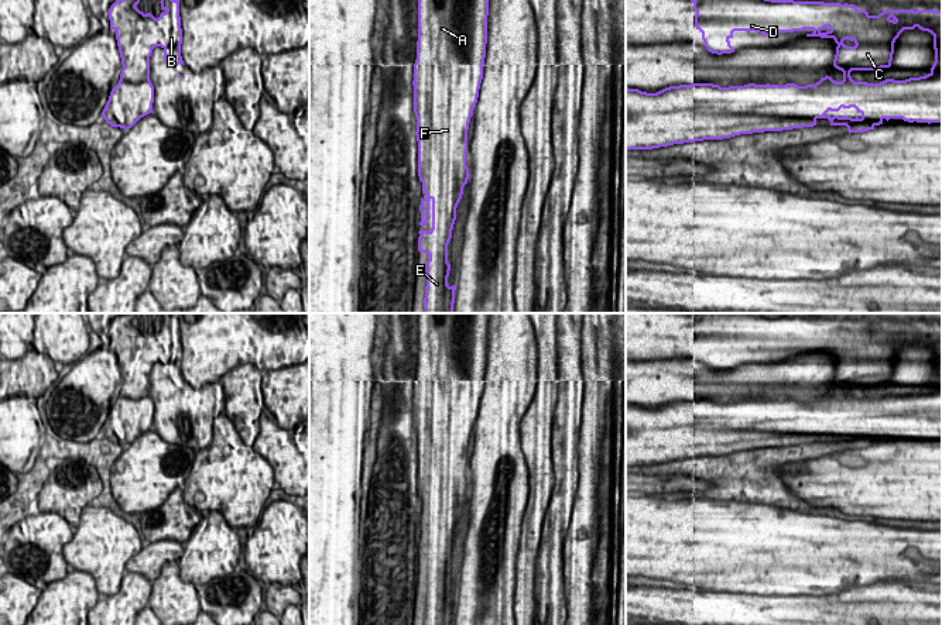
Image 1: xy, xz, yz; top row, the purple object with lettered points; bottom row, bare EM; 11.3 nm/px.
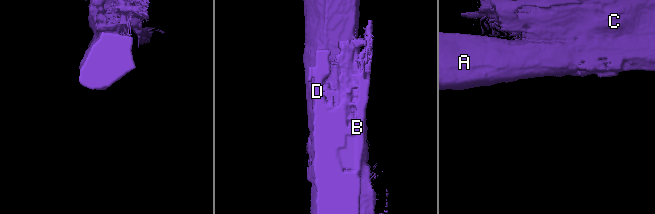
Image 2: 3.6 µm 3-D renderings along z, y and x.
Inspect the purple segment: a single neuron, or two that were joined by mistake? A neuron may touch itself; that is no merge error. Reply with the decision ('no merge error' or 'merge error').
merge error

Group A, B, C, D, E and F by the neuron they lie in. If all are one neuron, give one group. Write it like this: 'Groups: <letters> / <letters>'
Groups: A F / B C D E

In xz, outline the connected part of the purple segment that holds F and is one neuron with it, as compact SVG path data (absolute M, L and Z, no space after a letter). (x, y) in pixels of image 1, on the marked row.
M418 0L418 41L414 63L414 113L417 117L418 176L421 182L435 179L431 165L431 106L442 104L442 189L446 192L449 224L456 220L456 207L469 179L466 166L467 130L483 79L487 44L489 0Z

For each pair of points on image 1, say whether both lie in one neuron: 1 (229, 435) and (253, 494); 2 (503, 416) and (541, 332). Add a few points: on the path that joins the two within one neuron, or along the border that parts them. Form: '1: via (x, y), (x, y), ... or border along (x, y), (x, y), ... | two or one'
1: via (228, 449), (228, 469), (239, 480) | one
2: border along (533, 328), (537, 350), (537, 377) | two

